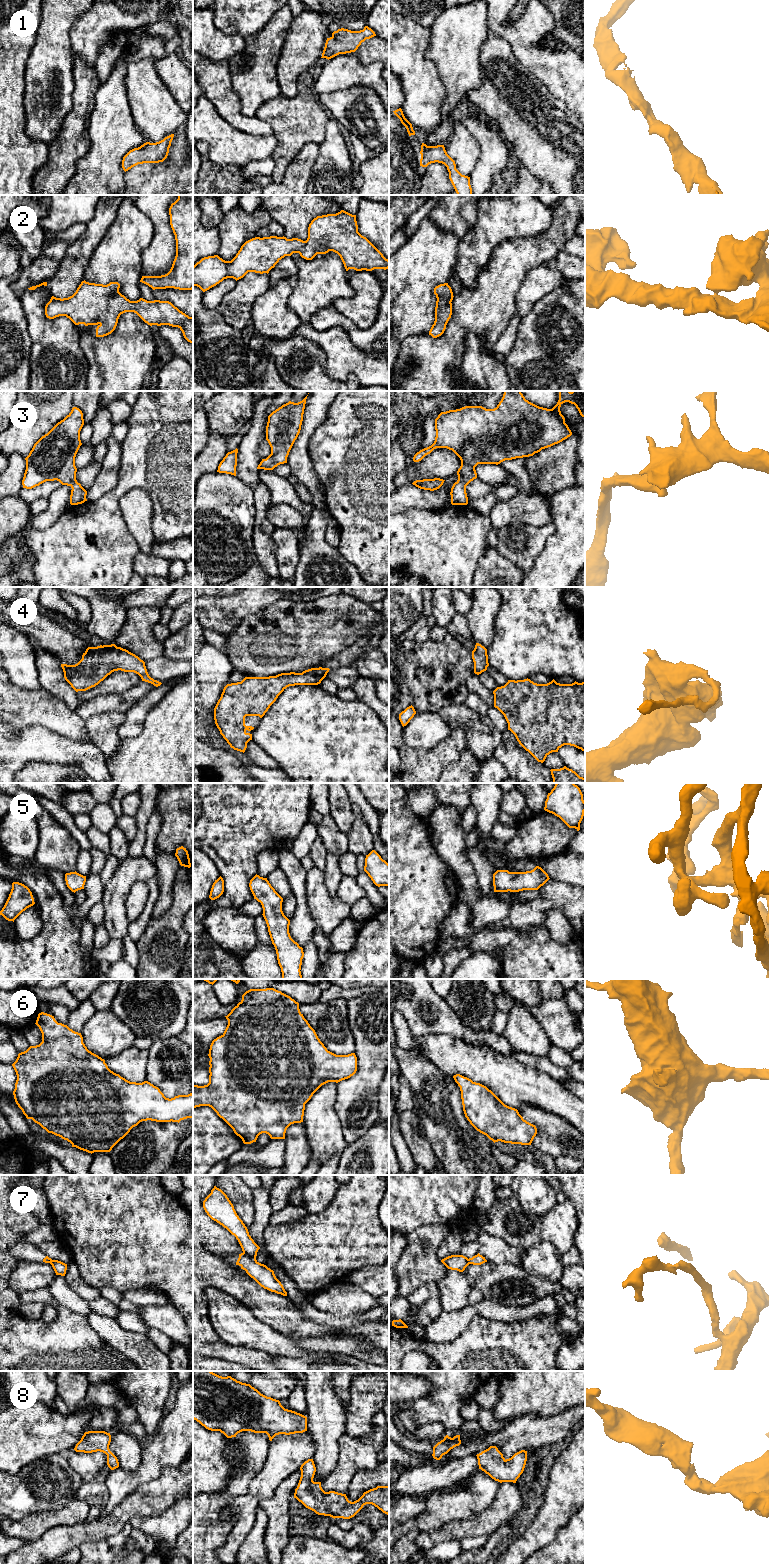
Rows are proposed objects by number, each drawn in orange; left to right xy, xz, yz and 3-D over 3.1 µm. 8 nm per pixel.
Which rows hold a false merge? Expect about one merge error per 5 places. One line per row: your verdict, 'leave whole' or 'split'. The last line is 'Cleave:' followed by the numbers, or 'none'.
1: leave whole
2: leave whole
3: leave whole
4: leave whole
5: leave whole
6: leave whole
7: split
8: leave whole
Cleave: 7

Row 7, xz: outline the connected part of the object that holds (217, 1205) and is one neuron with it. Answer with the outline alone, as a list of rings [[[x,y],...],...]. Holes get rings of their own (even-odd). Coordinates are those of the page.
[[[214,1186],[211,1193],[203,1201],[203,1208],[212,1220],[236,1237],[245,1255],[257,1261],[256,1256],[260,1247],[251,1238],[233,1204],[221,1189]]]

